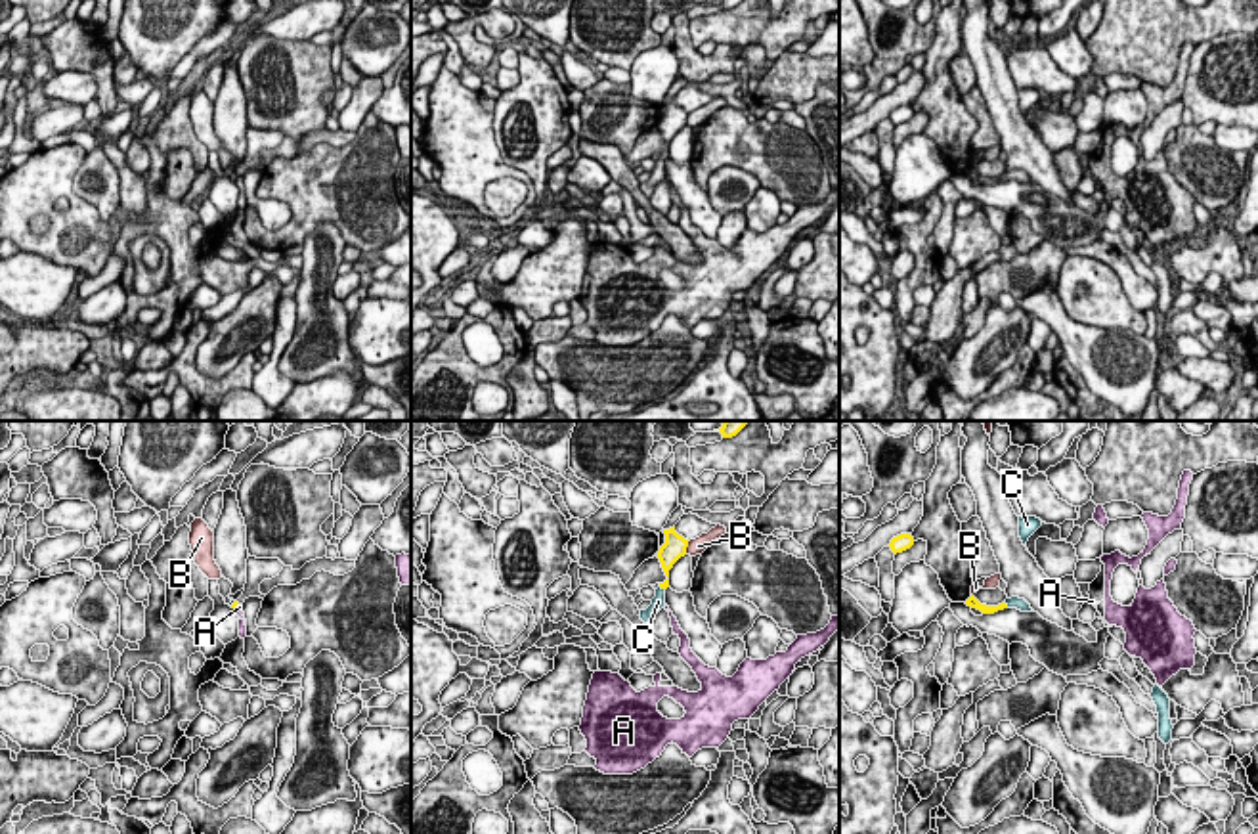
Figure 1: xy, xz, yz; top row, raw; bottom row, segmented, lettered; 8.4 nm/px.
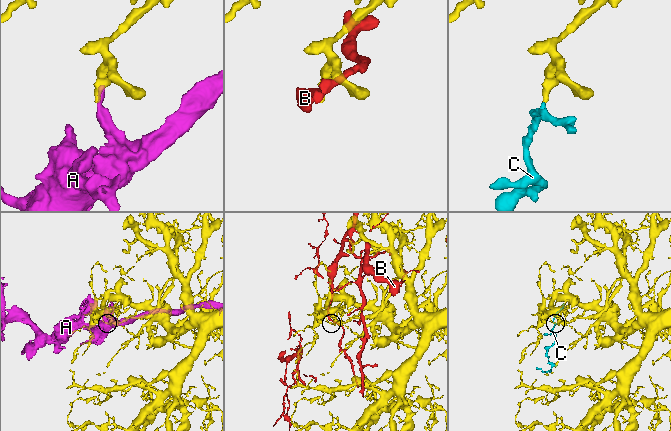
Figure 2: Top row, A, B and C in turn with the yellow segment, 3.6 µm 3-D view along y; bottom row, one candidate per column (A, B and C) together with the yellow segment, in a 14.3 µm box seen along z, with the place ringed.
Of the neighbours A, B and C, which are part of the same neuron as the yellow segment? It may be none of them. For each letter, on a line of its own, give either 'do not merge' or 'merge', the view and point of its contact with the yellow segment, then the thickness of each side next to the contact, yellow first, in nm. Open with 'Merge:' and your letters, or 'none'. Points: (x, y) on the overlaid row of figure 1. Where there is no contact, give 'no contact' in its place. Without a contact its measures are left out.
Merge: C
A: do not merge | xy (236, 605) | 50/60 nm
B: do not merge | xz (687, 546) | 190/140 nm
C: merge | yz (1006, 605) | 70/100 nm

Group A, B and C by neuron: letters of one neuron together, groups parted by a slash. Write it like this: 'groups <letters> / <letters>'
groups A / B / C

